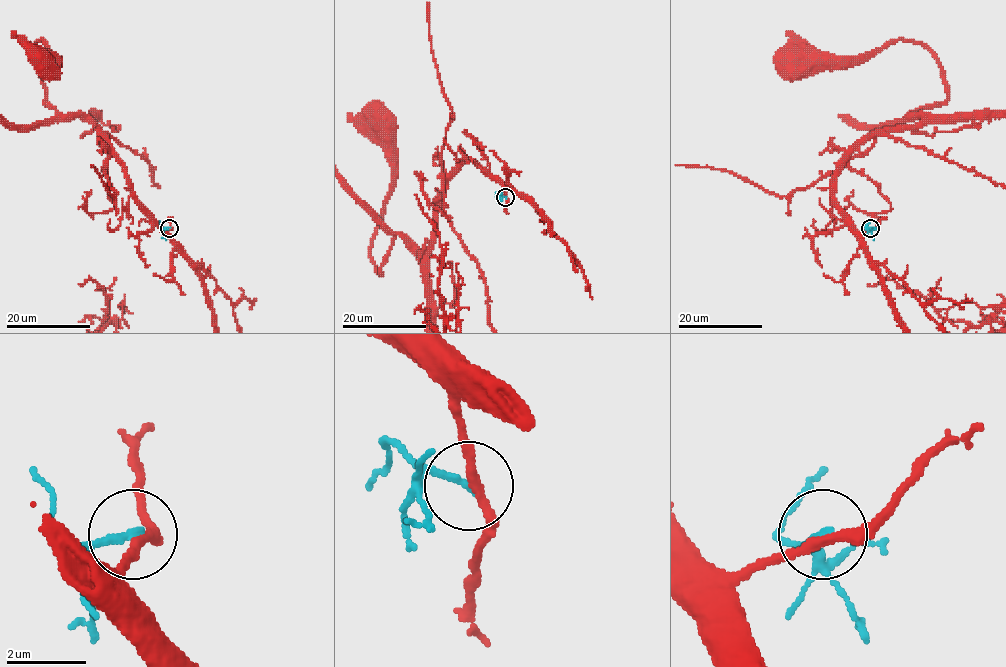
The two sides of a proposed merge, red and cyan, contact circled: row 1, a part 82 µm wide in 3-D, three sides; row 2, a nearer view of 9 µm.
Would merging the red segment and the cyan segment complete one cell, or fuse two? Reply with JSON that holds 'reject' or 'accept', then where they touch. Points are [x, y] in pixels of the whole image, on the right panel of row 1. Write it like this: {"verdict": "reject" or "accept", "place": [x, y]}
{"verdict": "reject", "place": [870, 228]}

